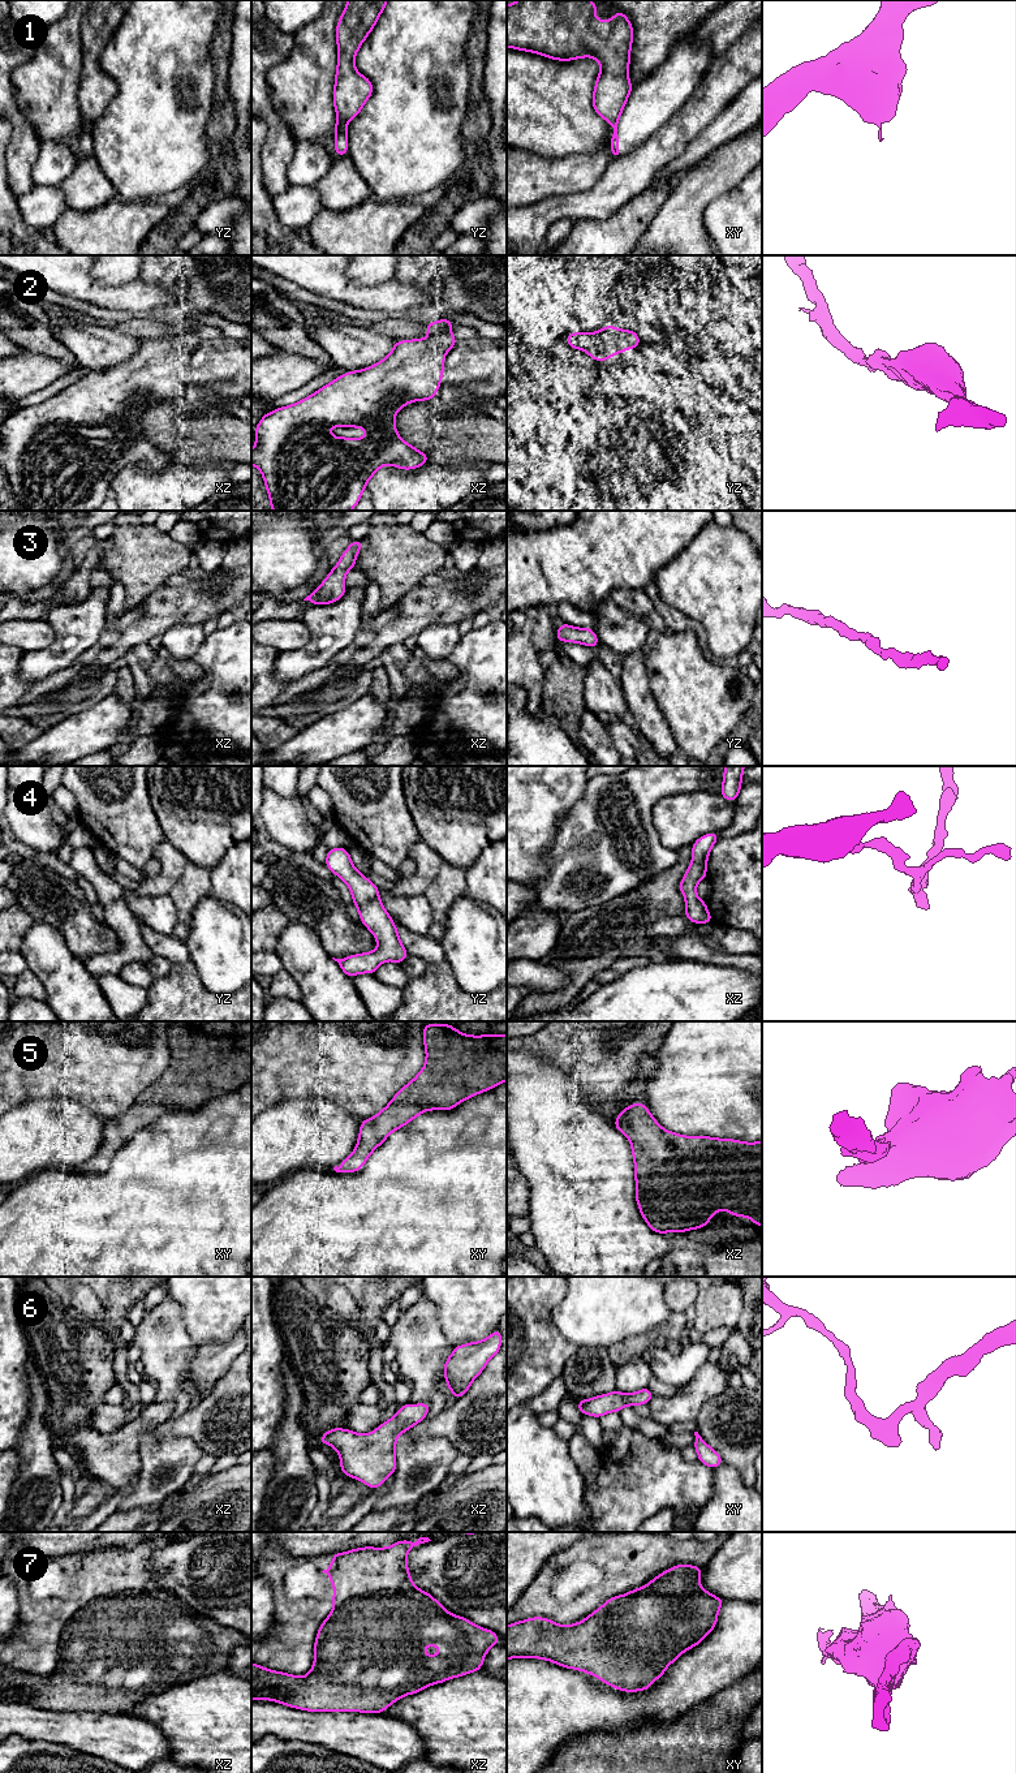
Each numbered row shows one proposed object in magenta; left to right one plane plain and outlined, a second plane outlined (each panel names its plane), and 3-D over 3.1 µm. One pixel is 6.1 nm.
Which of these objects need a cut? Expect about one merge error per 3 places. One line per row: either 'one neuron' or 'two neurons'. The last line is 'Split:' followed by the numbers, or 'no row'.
1: two neurons
2: one neuron
3: one neuron
4: one neuron
5: one neuron
6: one neuron
7: one neuron
Split: 1

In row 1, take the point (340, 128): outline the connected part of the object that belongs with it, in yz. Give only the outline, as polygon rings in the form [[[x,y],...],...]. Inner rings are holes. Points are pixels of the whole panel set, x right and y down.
[[[336,120],[335,125],[335,152],[337,156],[343,156],[348,154],[348,134],[346,134],[346,124],[345,121]]]

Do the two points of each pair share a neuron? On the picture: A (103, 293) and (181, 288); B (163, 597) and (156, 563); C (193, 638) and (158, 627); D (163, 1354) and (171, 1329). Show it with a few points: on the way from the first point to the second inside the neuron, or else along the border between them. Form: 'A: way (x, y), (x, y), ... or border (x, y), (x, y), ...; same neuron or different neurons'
A: way (123, 296), (162, 296); same neuron
B: border (163, 584), (138, 607); different neurons
C: border (198, 623), (173, 624), (160, 636); different neurons
D: way (164, 1347), (164, 1335); same neuron

